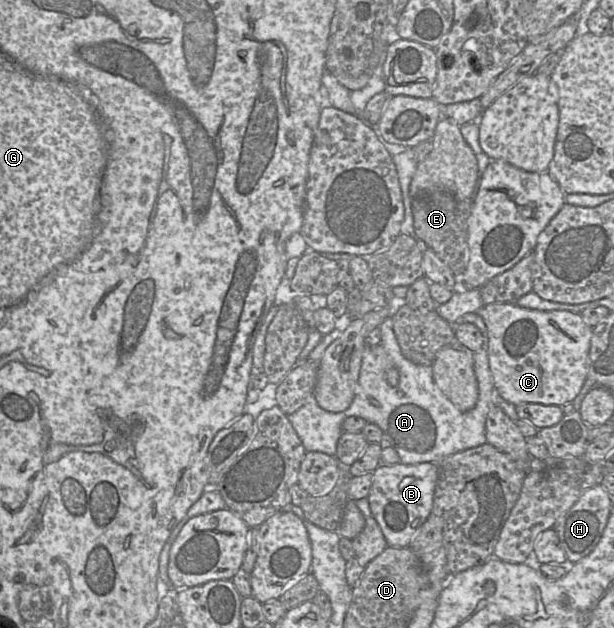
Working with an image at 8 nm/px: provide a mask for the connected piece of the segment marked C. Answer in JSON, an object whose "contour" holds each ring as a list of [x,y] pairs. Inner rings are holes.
{"contour":[[[515,303],[489,304],[478,310],[488,328],[489,365],[494,388],[515,406],[572,404],[589,372],[593,328],[581,315],[565,310],[539,311]]]}

